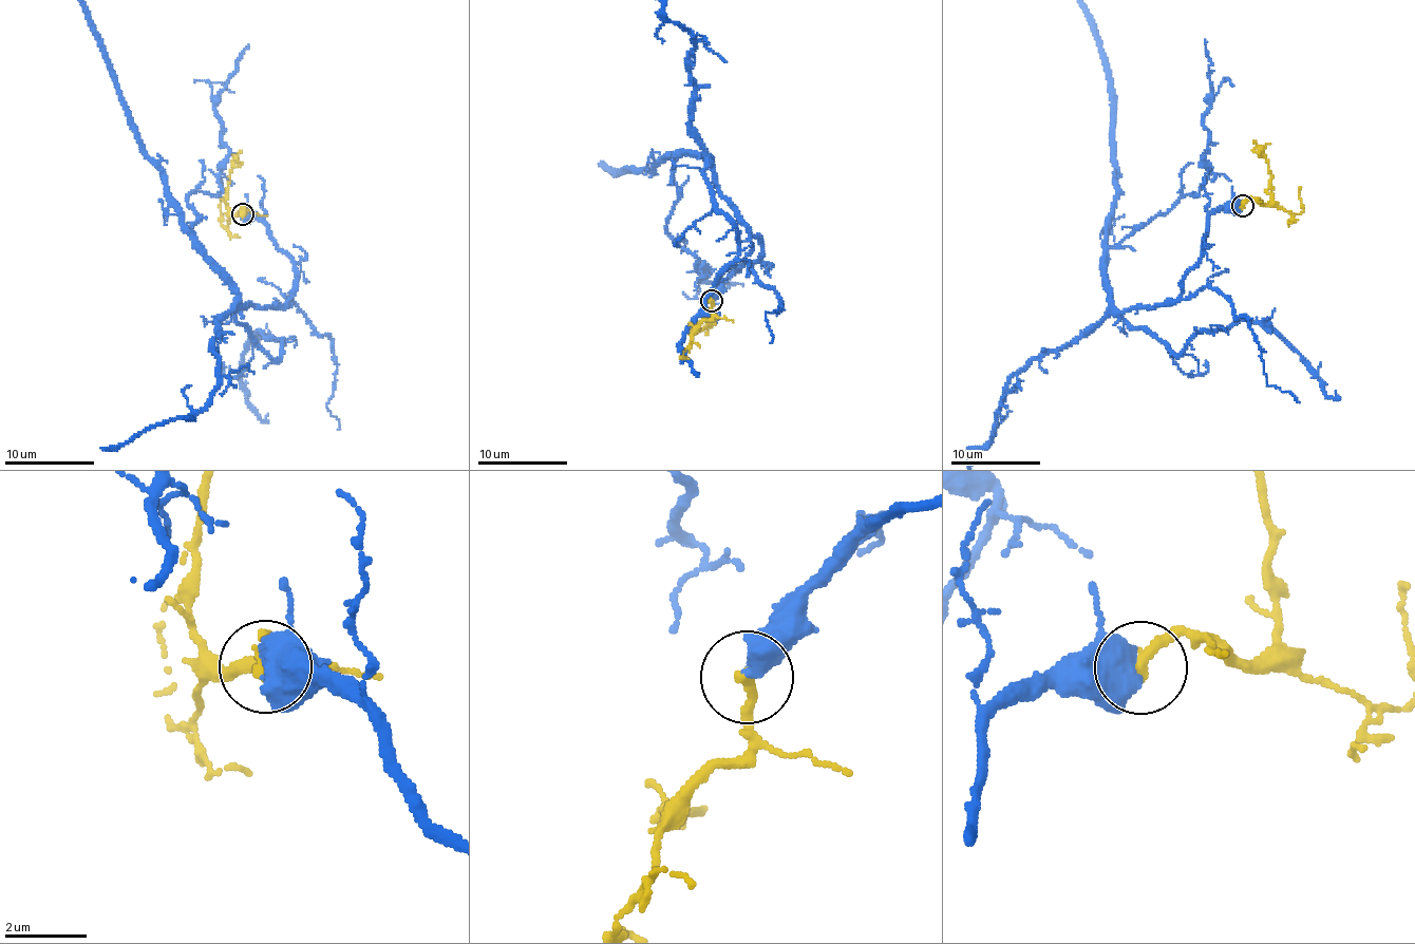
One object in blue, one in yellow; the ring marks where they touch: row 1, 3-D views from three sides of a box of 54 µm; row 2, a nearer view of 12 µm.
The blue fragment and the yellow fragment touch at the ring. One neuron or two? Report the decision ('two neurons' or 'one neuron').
one neuron

